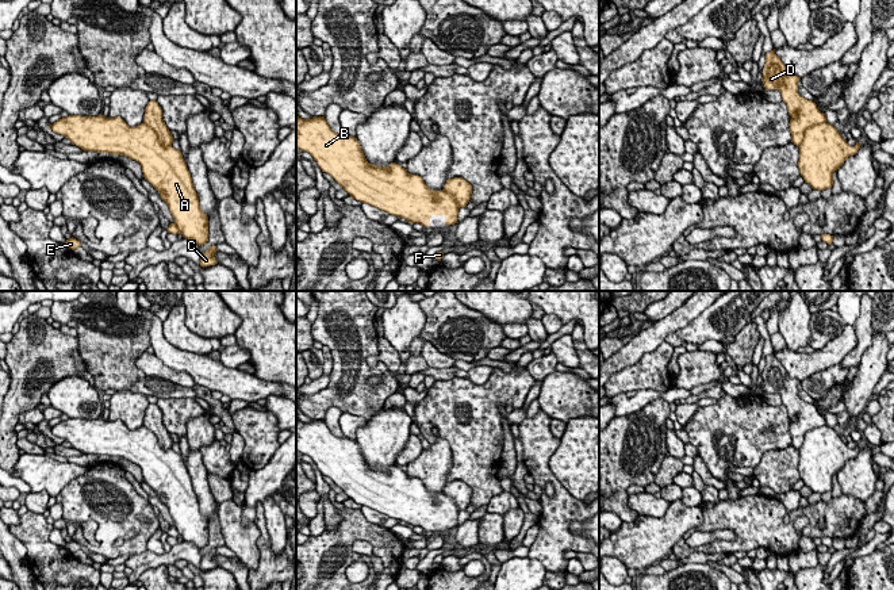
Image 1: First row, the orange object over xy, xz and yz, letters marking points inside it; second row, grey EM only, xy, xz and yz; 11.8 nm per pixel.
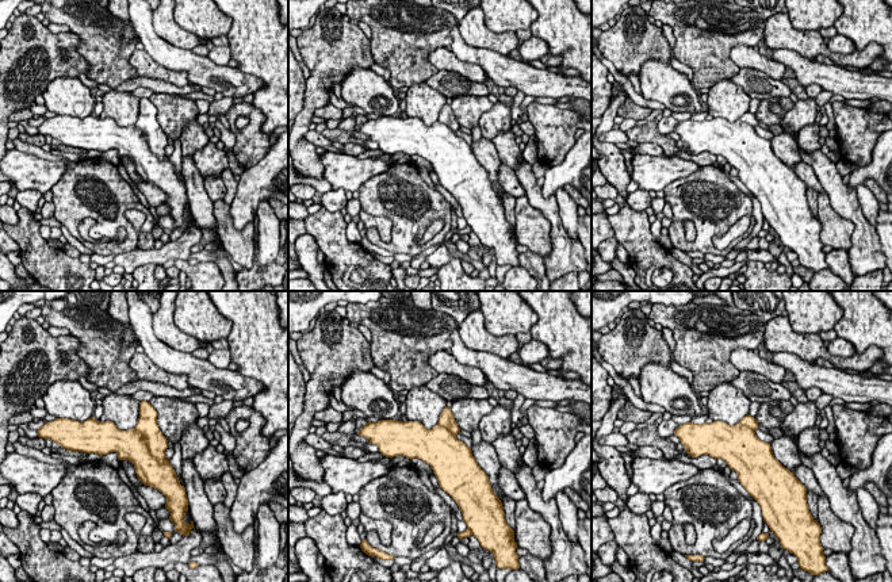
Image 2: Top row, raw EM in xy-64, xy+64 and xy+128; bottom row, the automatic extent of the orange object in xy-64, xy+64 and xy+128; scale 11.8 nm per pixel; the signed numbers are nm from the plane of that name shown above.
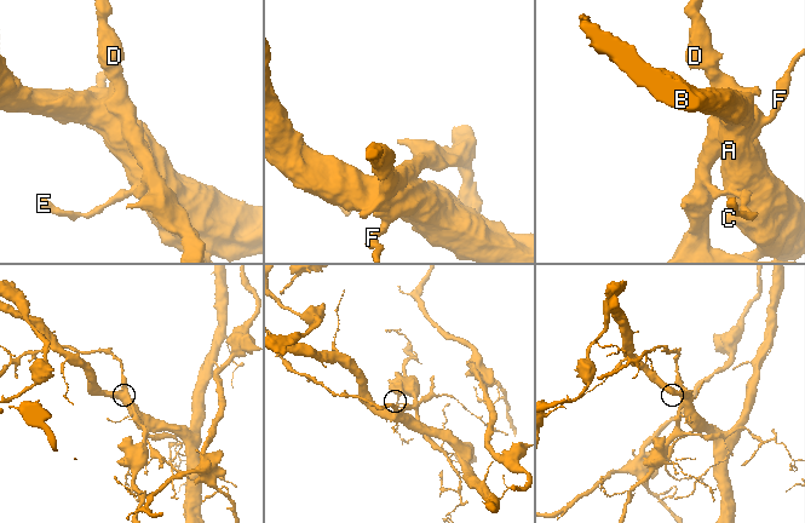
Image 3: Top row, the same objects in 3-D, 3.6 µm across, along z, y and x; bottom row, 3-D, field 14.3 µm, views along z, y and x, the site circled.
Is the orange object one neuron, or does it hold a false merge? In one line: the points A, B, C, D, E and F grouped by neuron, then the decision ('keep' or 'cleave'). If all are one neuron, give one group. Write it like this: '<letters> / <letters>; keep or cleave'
A B C F / D E; cleave

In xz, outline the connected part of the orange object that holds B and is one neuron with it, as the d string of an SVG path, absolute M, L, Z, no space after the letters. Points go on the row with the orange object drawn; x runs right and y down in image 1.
M296 116L296 149L310 153L322 172L329 173L352 199L371 204L391 215L404 218L410 223L417 222L422 226L430 226L431 215L444 215L446 226L458 223L457 215L460 207L450 194L444 189L430 189L421 176L410 175L407 169L396 162L391 162L385 168L371 165L357 138L334 133L325 116L314 116L312 119Z

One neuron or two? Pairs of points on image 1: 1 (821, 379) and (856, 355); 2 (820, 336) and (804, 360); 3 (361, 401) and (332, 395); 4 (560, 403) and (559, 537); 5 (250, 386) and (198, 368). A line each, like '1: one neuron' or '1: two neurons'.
1: two neurons
2: two neurons
3: one neuron
4: two neurons
5: one neuron

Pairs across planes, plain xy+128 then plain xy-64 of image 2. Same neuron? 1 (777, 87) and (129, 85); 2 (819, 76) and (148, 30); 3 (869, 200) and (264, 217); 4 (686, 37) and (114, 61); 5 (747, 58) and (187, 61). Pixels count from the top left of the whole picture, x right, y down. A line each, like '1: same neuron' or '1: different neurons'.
1: same neuron
2: same neuron
3: same neuron
4: same neuron
5: different neurons

